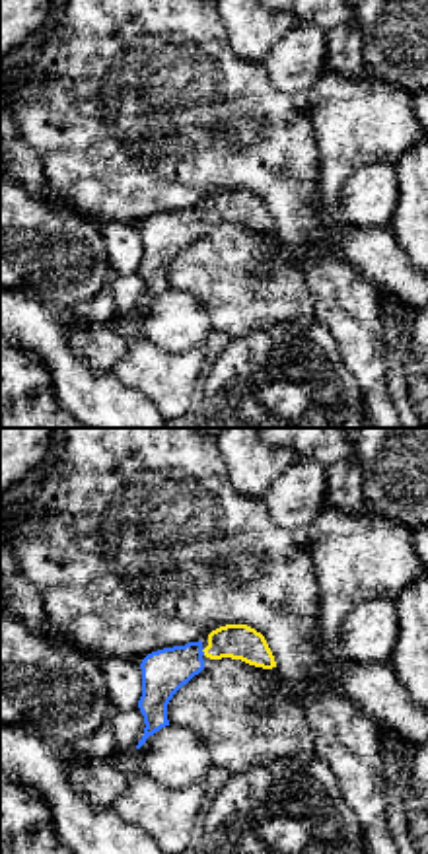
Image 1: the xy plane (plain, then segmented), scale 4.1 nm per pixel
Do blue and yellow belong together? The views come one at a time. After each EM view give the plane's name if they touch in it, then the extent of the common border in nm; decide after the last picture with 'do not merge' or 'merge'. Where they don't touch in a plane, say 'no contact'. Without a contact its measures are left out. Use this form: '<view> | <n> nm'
xy | 30 nm

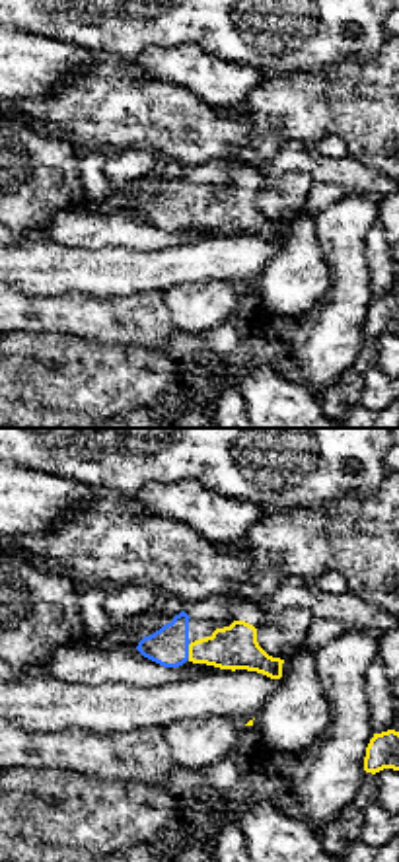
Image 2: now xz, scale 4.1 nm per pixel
xz | 70 nm

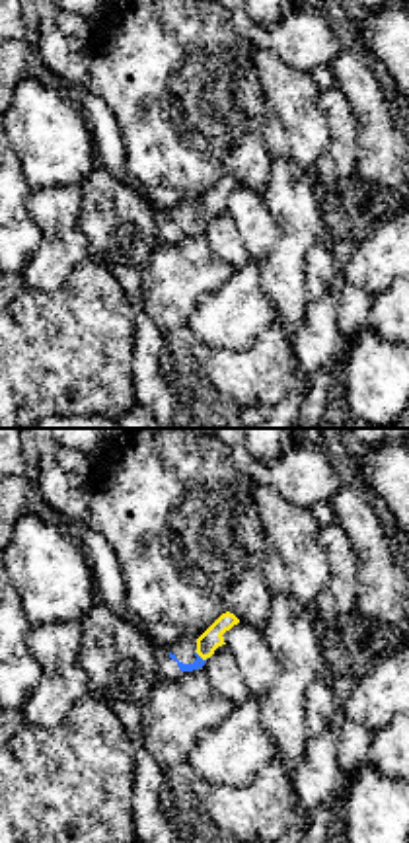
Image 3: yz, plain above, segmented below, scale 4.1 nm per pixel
yz | 70 nm

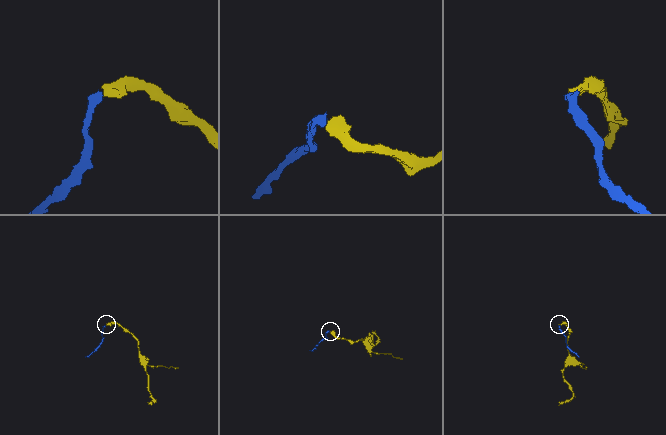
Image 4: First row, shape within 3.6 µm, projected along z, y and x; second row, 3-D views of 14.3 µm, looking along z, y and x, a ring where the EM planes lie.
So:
merge

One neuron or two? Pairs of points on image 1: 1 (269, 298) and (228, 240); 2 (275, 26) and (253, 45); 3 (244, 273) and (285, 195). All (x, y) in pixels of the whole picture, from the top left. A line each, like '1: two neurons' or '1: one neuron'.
1: one neuron
2: one neuron
3: two neurons

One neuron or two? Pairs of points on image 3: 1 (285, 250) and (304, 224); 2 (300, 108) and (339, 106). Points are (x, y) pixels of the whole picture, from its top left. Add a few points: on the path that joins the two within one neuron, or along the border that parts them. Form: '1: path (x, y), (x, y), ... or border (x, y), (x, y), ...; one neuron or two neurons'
1: path (291, 244), (298, 230); one neuron
2: border (318, 92), (328, 131), (326, 150); two neurons

